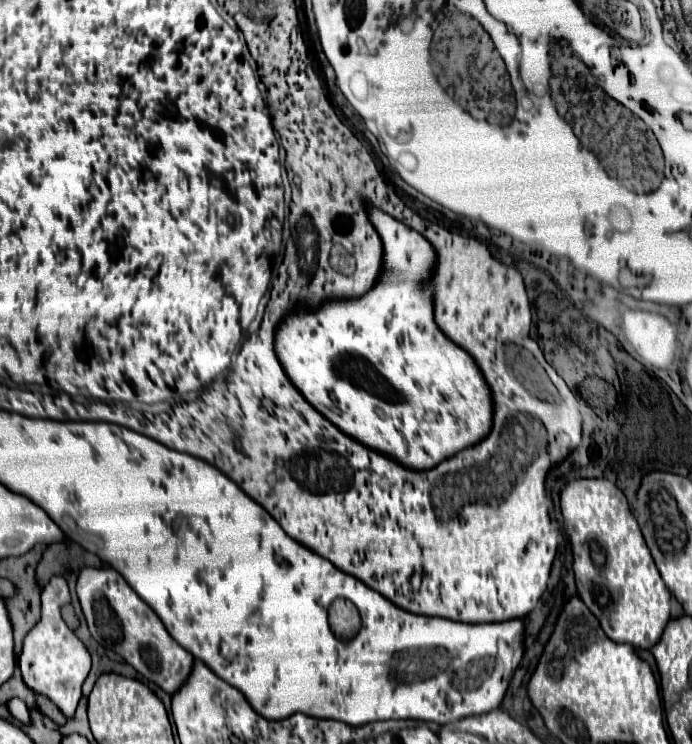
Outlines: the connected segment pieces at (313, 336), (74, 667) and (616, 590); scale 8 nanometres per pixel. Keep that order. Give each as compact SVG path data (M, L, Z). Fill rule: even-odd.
M366 204L366 214L382 238L382 256L386 256L378 282L358 298L326 302L318 306L318 310L298 306L290 318L278 322L274 352L286 376L294 382L294 388L314 410L330 418L338 430L350 434L350 438L358 438L358 442L372 450L390 454L394 462L402 462L402 466L410 466L410 470L430 470L430 466L438 466L438 462L444 462L450 454L474 442L482 442L482 438L490 434L494 414L492 394L474 358L444 336L434 320L430 290L436 270L434 248L422 234L376 206Z
M52 576L42 588L42 618L26 634L22 652L18 656L18 668L30 690L50 698L64 716L74 716L78 700L82 698L82 682L90 672L90 654L86 646L74 636L60 616L60 608L70 602L70 590L64 576Z
M574 480L562 494L562 516L574 552L574 576L582 602L598 618L610 640L648 650L658 644L670 620L670 590L642 538L626 496L612 482Z

